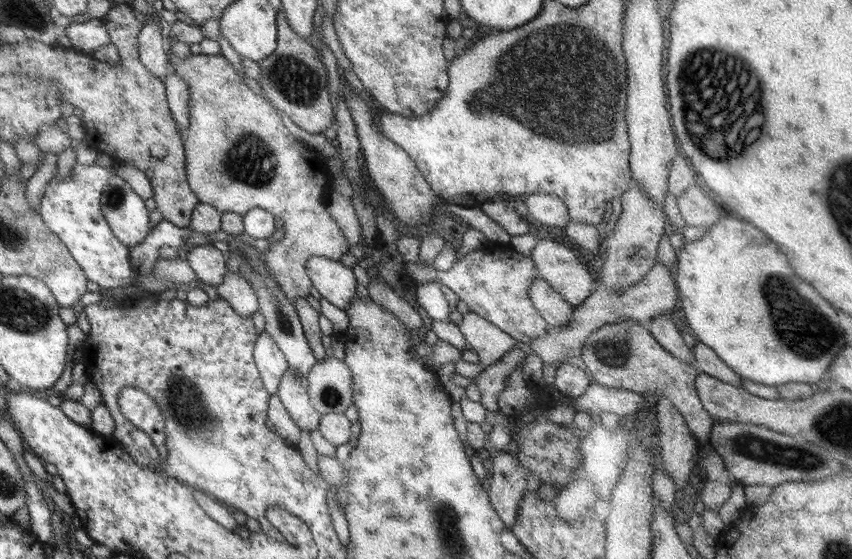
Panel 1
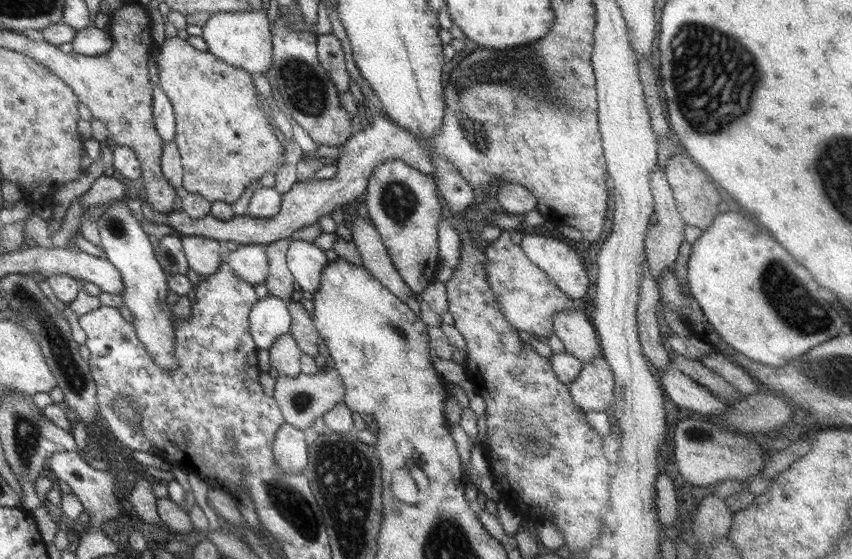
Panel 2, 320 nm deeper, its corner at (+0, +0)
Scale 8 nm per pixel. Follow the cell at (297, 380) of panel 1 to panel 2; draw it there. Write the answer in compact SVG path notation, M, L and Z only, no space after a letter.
M287 332L275 337L268 346L269 365L278 374L294 377L300 373L300 358L302 353L296 345L295 339Z

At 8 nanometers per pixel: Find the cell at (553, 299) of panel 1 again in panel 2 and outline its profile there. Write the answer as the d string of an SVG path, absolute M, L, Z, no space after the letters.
M578 306L570 310L560 310L552 318L553 335L555 335L565 348L565 353L573 356L579 362L589 363L595 357L602 357L598 338L587 311L578 310Z

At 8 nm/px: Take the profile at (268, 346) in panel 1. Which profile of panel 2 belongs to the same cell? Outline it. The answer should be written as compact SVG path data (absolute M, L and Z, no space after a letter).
M268 295L249 309L248 333L257 349L268 350L275 337L289 329L290 314L283 300Z

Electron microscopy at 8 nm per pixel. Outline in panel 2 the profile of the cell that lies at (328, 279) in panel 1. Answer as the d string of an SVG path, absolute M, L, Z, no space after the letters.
M289 242L286 262L301 292L315 293L321 278L320 270L327 264L324 252L309 242Z

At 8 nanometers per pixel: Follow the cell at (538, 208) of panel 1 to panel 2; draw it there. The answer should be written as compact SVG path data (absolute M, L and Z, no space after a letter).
M497 182L497 191L494 197L505 214L525 214L529 210L535 210L535 199L526 188L518 184Z

